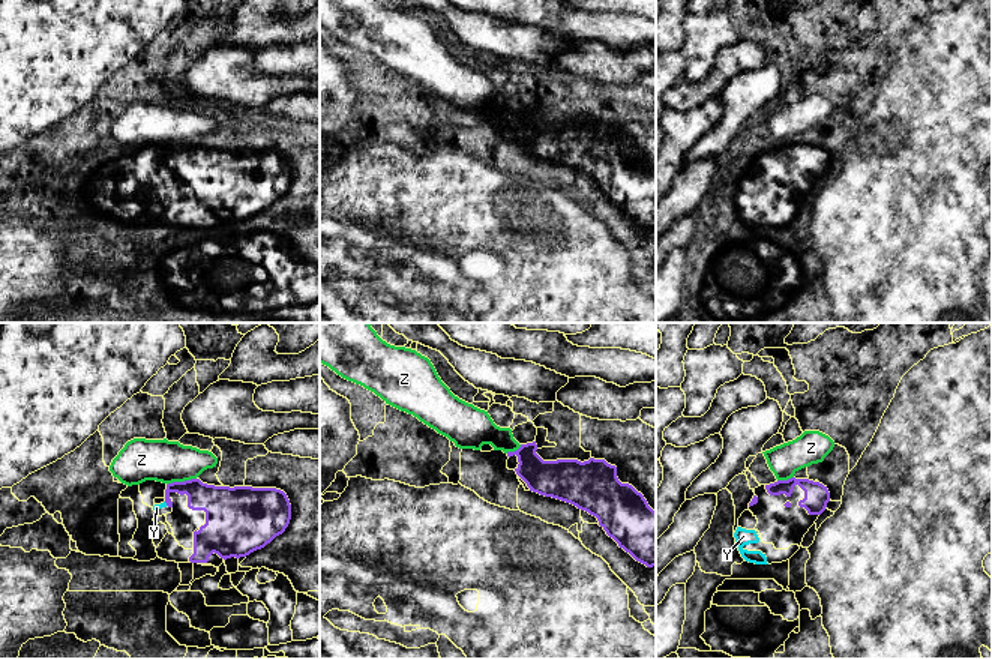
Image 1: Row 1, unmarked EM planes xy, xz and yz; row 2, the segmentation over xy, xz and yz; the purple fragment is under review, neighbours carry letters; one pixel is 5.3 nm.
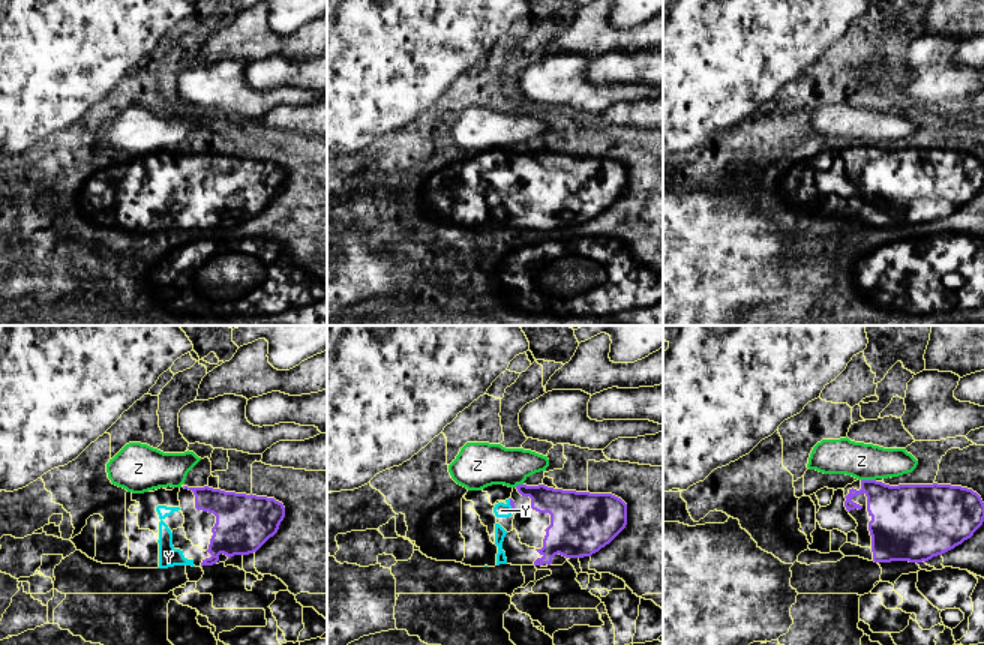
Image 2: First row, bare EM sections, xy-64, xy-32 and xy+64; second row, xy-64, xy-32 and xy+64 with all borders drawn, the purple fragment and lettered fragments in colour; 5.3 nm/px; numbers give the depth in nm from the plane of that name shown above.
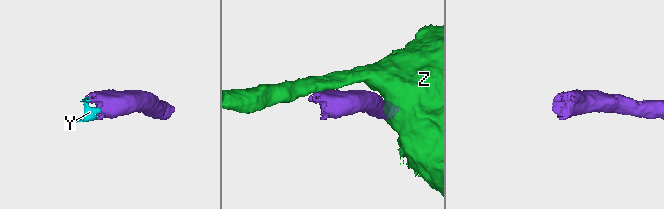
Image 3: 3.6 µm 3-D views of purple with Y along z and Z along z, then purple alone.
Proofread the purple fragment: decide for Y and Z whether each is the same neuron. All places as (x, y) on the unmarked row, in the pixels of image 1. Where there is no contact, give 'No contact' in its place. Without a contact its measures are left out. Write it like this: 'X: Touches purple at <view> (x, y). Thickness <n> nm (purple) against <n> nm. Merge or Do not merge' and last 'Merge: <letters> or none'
Y: Touches purple at xy (165, 165). Thickness 150 nm (purple) against 40 nm. Merge
Z: Touches purple at xy (180, 146). Thickness 190 nm (purple) against 220 nm. Do not merge
Merge: Y

